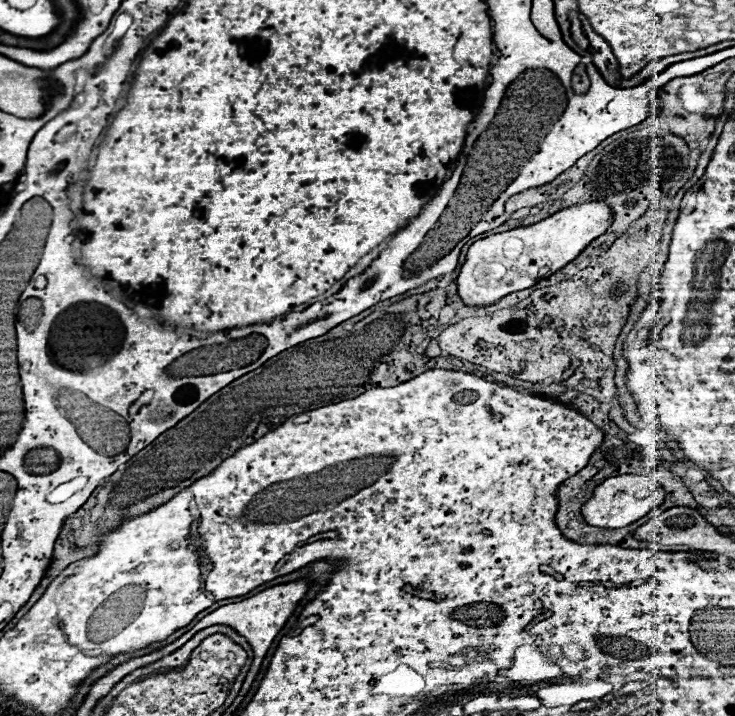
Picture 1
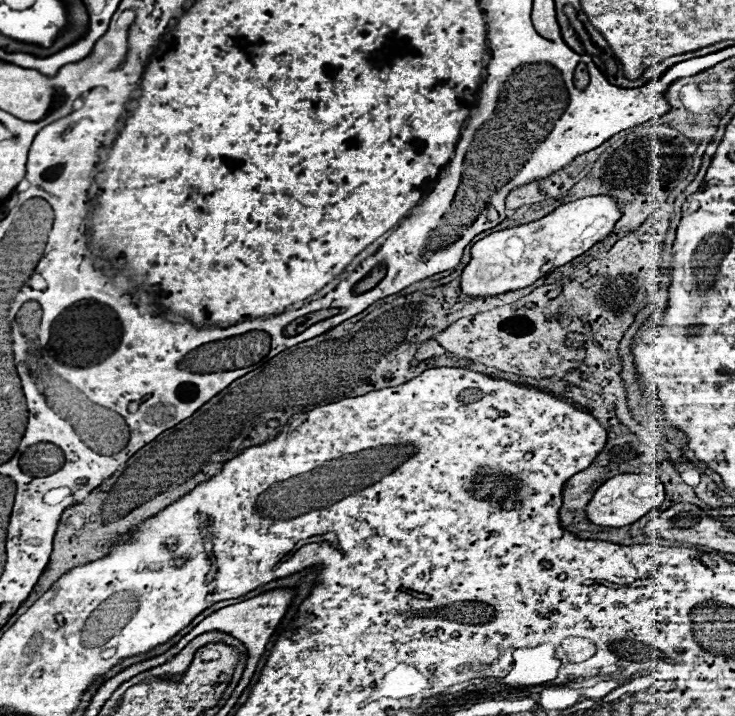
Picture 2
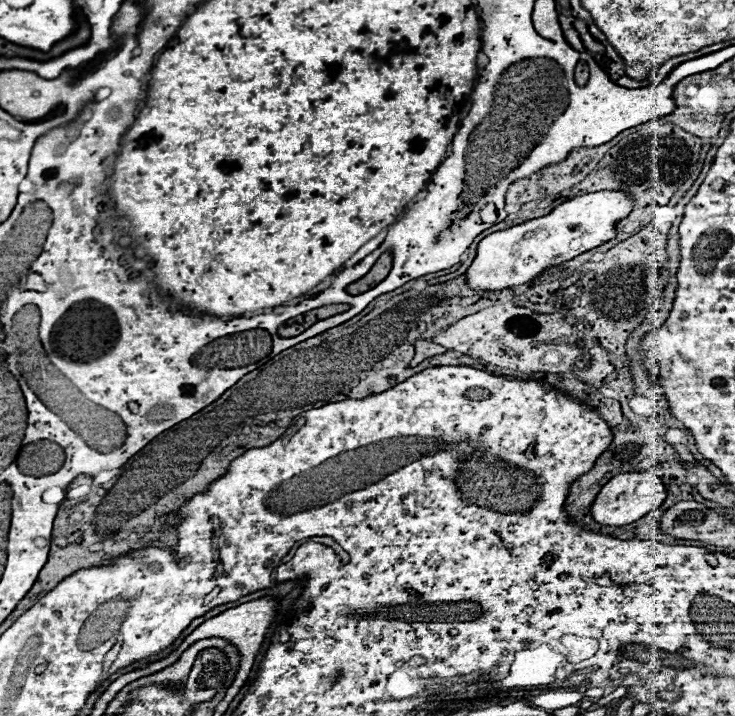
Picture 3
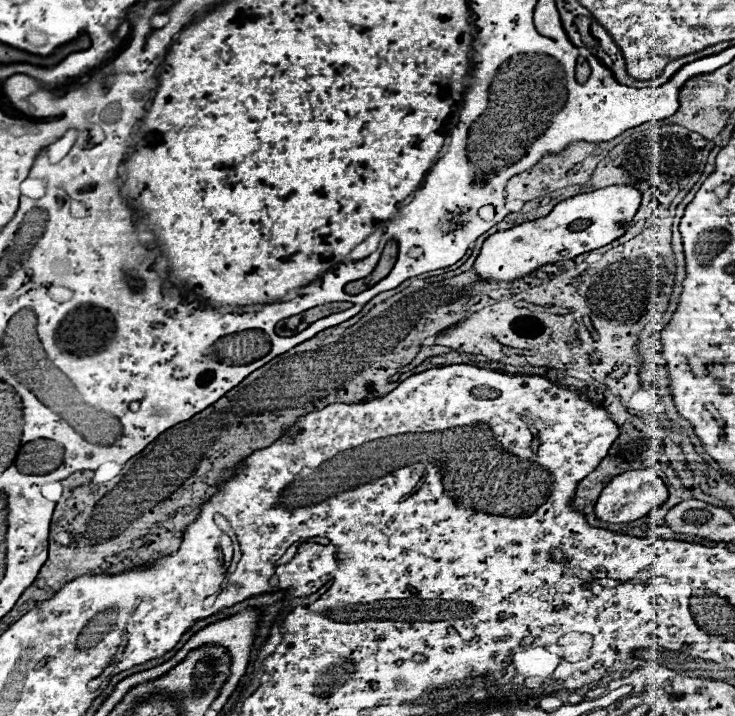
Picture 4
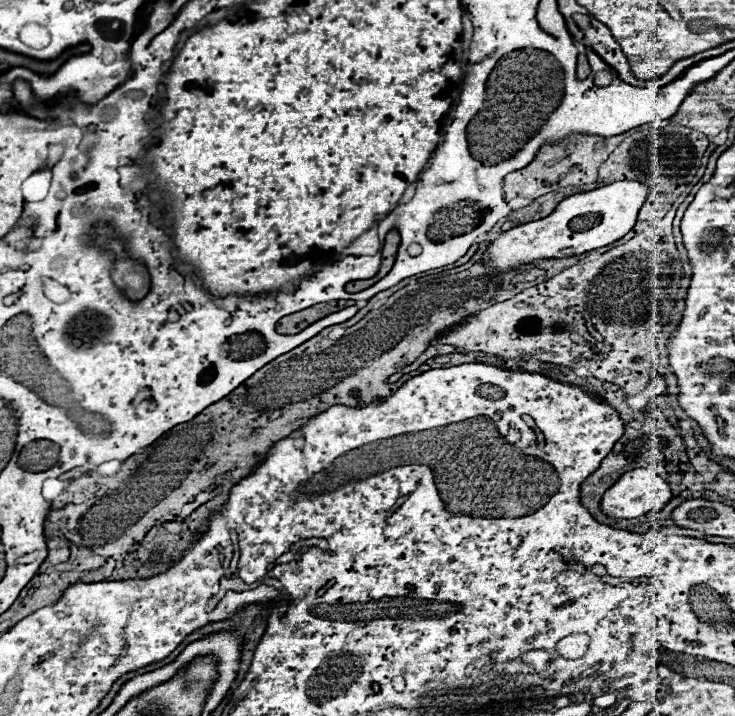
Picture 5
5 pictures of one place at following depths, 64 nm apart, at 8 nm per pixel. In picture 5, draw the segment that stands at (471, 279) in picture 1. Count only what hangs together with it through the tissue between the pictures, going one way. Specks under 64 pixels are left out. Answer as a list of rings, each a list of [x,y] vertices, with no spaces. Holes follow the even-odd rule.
[[[618,180],[606,186],[600,186],[596,190],[590,192],[580,192],[574,196],[568,196],[566,200],[562,200],[556,210],[536,222],[528,222],[522,226],[516,226],[508,232],[498,234],[496,240],[492,240],[490,248],[484,254],[484,264],[496,268],[498,272],[522,266],[522,264],[530,264],[538,258],[564,258],[564,256],[578,256],[582,252],[590,252],[602,246],[608,246],[616,240],[620,240],[624,234],[628,234],[634,224],[636,224],[636,216],[638,210],[642,208],[642,204],[648,198],[648,186],[638,182],[638,180]],[[582,216],[600,216],[600,222],[596,226],[582,226],[582,228],[574,228],[574,220]]]

